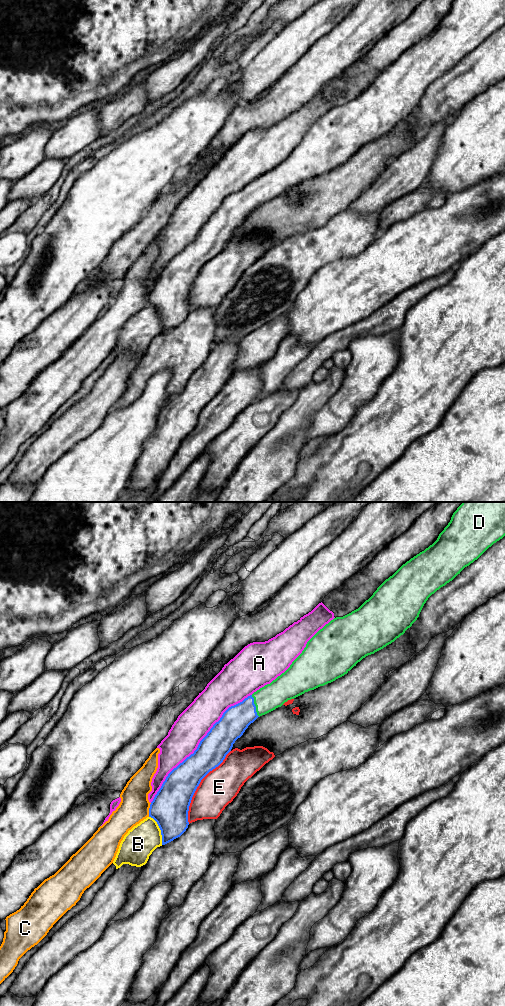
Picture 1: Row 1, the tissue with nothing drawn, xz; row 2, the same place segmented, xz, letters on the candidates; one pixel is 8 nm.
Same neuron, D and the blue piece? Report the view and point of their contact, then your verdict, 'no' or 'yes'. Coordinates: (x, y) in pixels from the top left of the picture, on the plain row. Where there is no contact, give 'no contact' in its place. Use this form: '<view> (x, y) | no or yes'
xz (255, 194) | yes

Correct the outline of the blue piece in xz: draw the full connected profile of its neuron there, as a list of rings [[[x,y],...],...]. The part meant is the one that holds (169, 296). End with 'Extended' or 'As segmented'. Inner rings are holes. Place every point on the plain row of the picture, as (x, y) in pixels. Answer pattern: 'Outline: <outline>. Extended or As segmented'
Outline: [[[454,0],[432,33],[403,52],[358,97],[334,106],[320,117],[284,161],[242,190],[229,195],[200,229],[194,241],[168,262],[150,292],[149,305],[157,310],[161,318],[162,333],[186,319],[189,294],[201,268],[223,250],[235,229],[251,211],[288,188],[344,164],[363,146],[394,130],[417,108],[432,82],[452,69],[504,24],[505,0]]]. Extended

